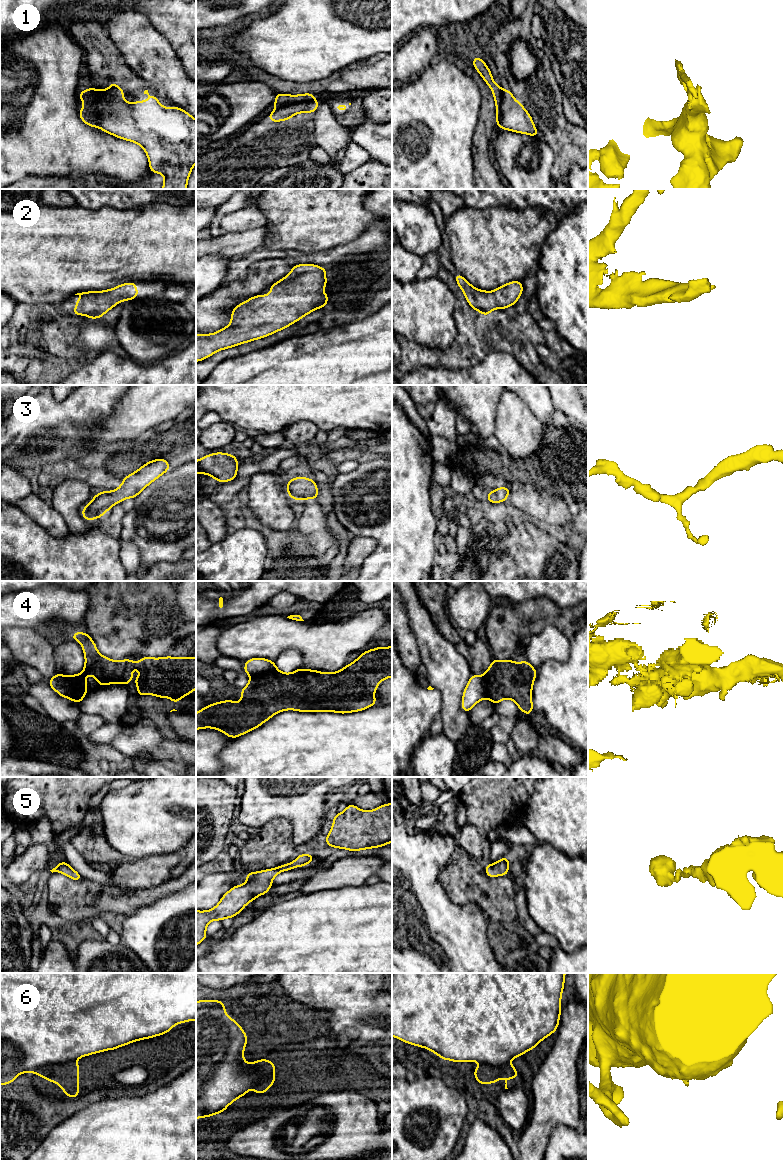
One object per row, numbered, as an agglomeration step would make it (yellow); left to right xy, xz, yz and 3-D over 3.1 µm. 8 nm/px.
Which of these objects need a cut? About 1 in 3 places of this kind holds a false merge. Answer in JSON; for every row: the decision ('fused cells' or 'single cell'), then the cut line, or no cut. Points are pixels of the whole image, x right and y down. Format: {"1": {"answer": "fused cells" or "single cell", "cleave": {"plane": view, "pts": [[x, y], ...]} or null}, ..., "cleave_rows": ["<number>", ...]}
{"1": {"answer": "fused cells", "cleave": {"plane": "xz", "pts": [[314, 99], [276, 106]]}}, "2": {"answer": "single cell", "cleave": null}, "3": {"answer": "single cell", "cleave": null}, "4": {"answer": "fused cells", "cleave": {"plane": "xz", "pts": [[275, 667], [254, 673], [251, 676]]}}, "5": {"answer": "single cell", "cleave": null}, "6": {"answer": "fused cells", "cleave": {"plane": "xy", "pts": [[69, 1061], [44, 1064], [35, 1072]]}}, "cleave_rows": ["1", "4", "6"]}

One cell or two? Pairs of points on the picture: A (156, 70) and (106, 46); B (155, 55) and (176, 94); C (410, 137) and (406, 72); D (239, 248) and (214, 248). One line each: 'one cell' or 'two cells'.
A: two cells
B: one cell
C: two cells
D: one cell

